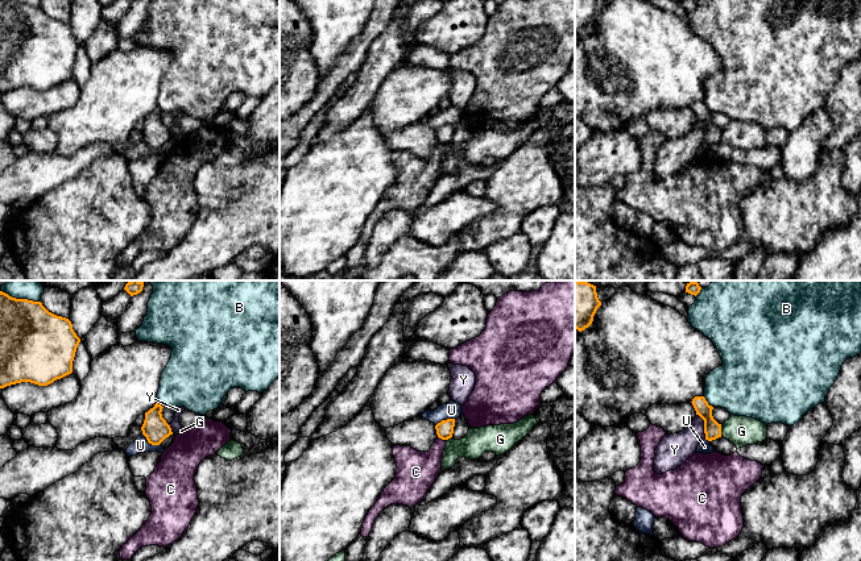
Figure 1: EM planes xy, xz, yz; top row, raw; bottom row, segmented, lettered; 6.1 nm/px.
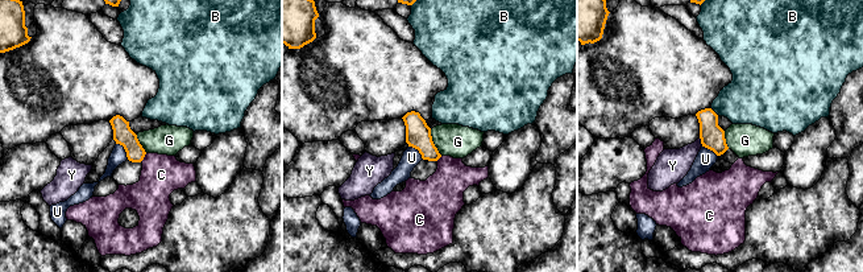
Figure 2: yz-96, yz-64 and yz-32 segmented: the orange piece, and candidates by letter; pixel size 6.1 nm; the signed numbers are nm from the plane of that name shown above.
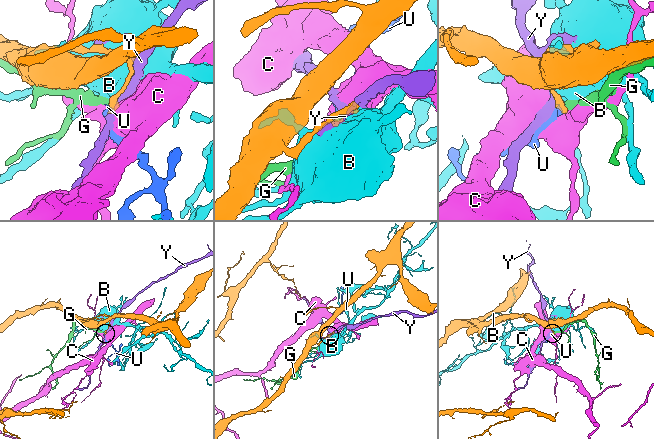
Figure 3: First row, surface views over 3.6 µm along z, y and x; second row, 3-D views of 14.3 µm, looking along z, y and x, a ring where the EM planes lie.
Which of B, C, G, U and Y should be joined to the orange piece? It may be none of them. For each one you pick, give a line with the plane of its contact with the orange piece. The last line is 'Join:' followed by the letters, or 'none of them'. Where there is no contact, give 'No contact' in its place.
Join: none of them

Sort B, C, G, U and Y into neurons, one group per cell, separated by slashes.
B / C / G / U / Y

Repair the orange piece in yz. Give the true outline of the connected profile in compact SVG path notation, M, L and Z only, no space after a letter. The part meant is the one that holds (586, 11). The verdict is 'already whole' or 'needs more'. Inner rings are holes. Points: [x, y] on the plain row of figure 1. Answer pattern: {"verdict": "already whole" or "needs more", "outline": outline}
{"verdict": "already whole", "outline": "M575 0L575 33L581 37L588 33L597 13L601 11L597 0Z"}

